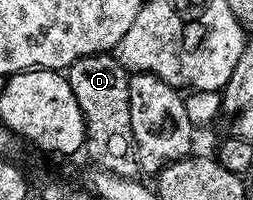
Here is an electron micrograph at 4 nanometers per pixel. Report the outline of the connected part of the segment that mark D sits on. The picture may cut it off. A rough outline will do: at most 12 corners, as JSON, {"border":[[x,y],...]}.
{"border":[[117,55],[65,69],[86,120],[84,152],[103,172],[139,175]]}

